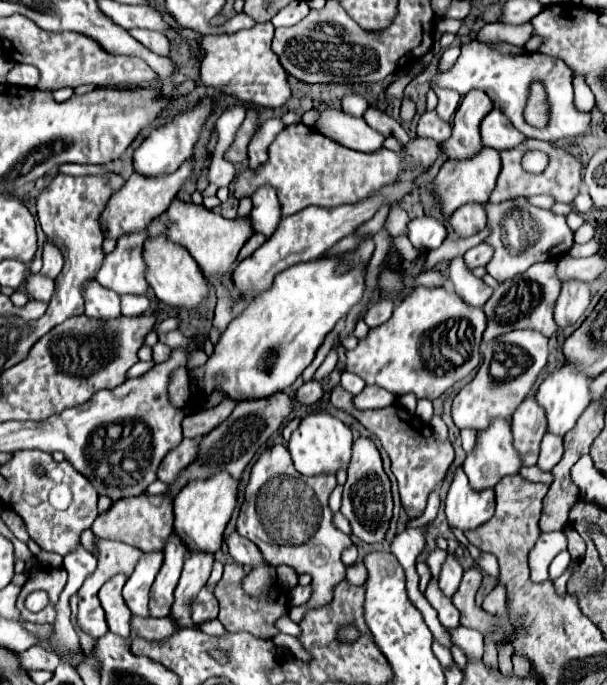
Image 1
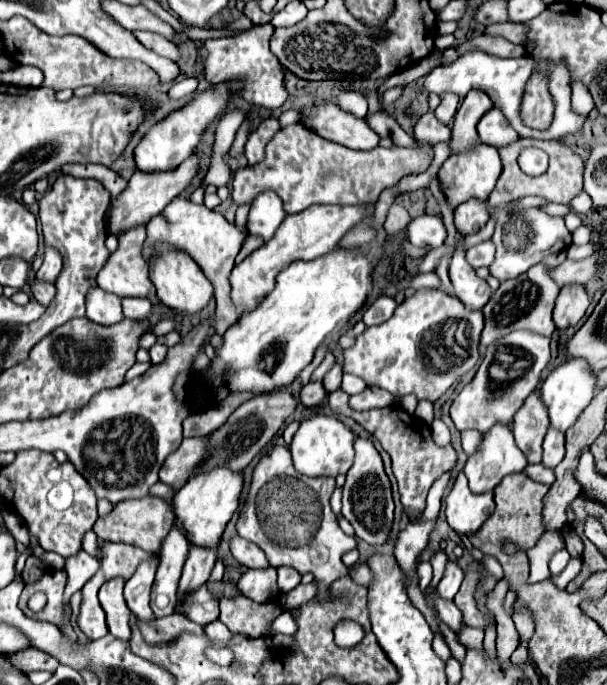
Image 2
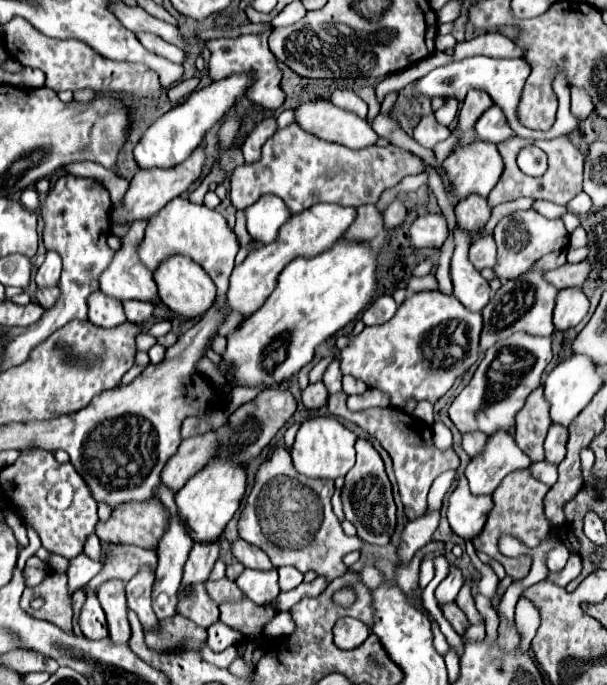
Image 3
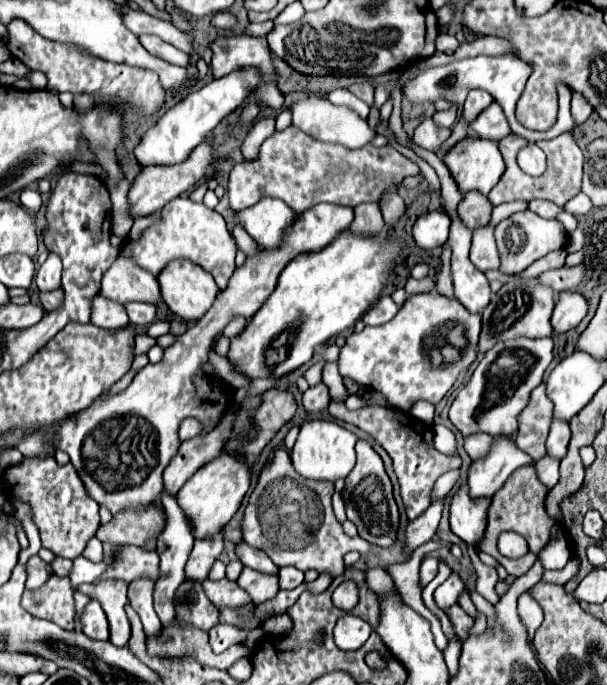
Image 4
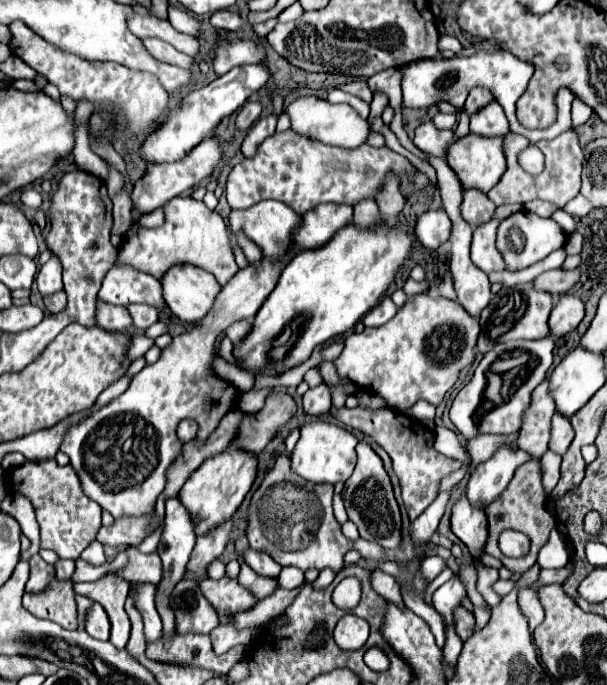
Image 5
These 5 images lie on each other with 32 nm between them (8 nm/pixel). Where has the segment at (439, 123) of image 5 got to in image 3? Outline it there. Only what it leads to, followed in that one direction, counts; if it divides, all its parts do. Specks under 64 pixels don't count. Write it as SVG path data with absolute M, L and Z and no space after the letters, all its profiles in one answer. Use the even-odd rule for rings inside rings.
M444 98L444 106L442 108L438 108L436 112L434 112L434 116L436 116L436 120L440 122L440 124L444 124L444 126L452 126L452 122L456 120L456 112L458 112L458 100L454 98Z

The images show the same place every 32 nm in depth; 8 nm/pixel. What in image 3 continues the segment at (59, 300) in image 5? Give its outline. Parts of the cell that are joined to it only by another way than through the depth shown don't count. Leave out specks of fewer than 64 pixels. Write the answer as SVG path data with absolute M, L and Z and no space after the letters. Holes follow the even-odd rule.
M38 288L36 290L36 300L40 302L42 308L50 308L56 302L58 294L60 294L58 288Z

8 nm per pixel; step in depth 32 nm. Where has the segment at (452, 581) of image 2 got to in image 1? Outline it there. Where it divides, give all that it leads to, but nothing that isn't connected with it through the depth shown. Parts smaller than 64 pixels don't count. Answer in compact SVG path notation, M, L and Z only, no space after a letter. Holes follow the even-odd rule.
M448 554L444 564L442 564L442 570L440 570L440 588L446 596L452 596L462 580L462 566L460 562L454 558L454 554Z

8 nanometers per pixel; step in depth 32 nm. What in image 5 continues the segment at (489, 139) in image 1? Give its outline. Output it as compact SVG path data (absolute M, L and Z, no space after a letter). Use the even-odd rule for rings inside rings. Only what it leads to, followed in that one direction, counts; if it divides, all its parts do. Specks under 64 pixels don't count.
M490 102L486 108L476 112L476 116L470 118L470 132L478 136L488 136L488 138L506 136L510 128L508 128L508 122L500 104Z

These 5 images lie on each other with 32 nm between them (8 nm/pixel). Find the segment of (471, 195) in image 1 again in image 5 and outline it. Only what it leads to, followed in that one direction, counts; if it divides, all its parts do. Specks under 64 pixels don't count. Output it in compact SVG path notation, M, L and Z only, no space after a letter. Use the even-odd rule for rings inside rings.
M468 134L448 148L446 162L456 172L464 190L478 188L488 194L506 170L502 138Z

